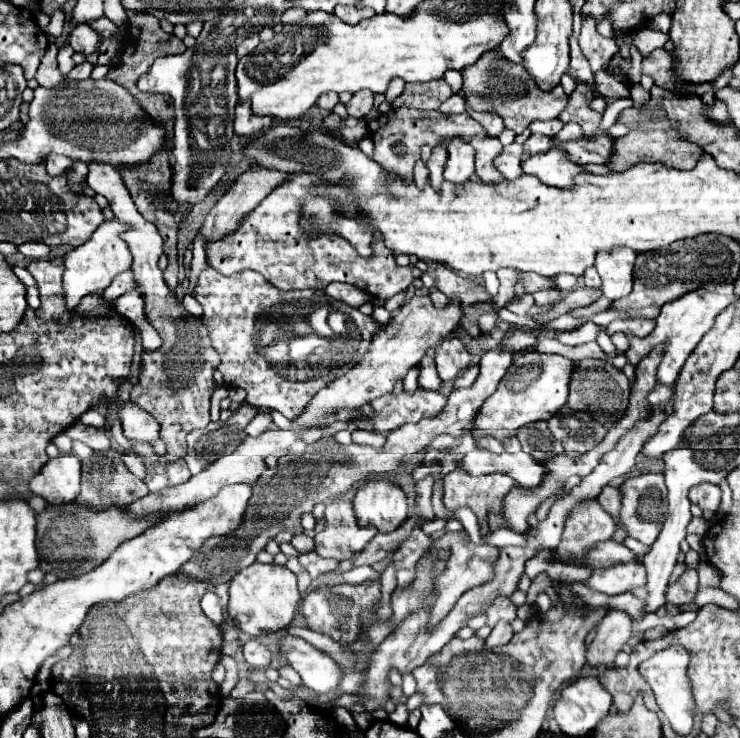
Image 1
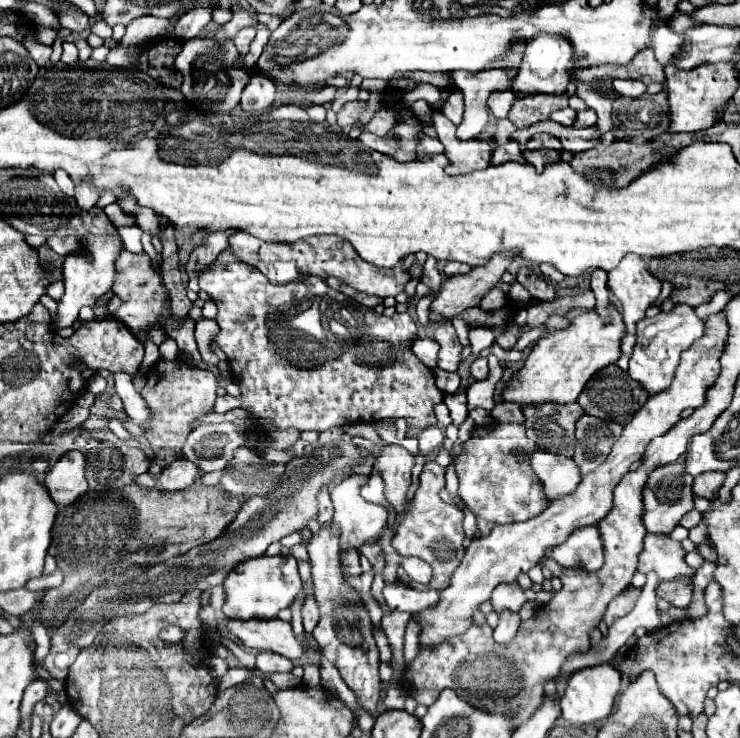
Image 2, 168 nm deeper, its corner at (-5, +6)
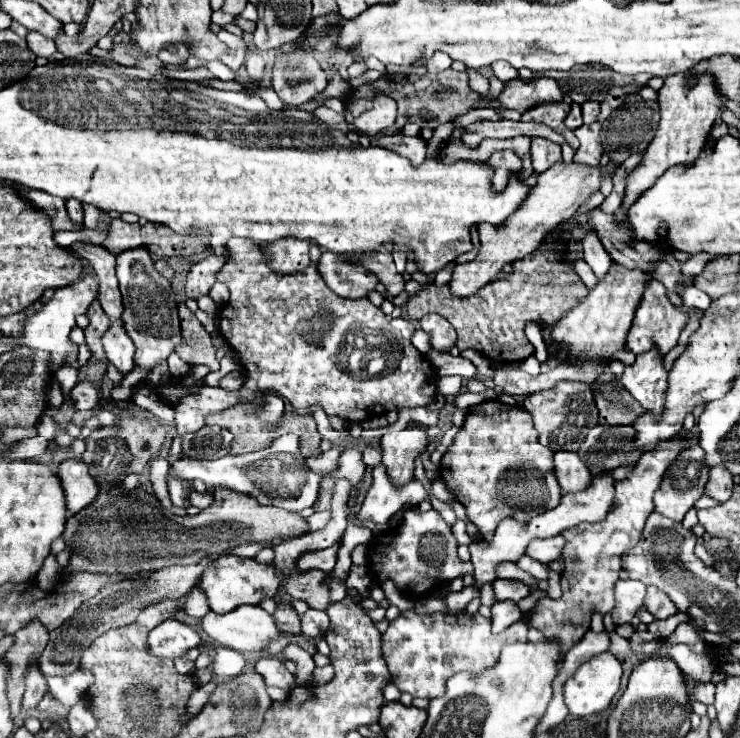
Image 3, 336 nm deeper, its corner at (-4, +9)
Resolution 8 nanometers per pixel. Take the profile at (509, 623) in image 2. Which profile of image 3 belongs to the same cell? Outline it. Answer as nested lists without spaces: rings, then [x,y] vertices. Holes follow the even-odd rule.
[[[496,602],[492,606],[492,632],[498,634],[502,630],[506,630],[510,624],[518,622],[522,618],[520,608],[514,602]]]

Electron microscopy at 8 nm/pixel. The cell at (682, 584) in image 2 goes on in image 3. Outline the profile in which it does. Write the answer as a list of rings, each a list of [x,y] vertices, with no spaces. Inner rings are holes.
[[[654,586],[648,588],[644,606],[658,620],[666,620],[666,618],[670,618],[670,616],[674,616],[678,612],[676,606],[674,606],[674,602],[664,592],[658,592],[658,588],[654,588]]]

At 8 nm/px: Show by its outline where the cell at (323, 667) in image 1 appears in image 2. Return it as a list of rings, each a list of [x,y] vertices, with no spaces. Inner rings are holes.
[[[249,619],[249,621],[229,621],[233,637],[249,649],[255,651],[275,651],[291,661],[305,655],[307,647],[303,639],[297,639],[291,623],[281,619]]]

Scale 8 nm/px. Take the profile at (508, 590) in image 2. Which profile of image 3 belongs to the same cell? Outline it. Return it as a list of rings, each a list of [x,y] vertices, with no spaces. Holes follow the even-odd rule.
[[[494,580],[494,592],[496,592],[496,600],[520,602],[532,592],[532,588],[522,580]]]

